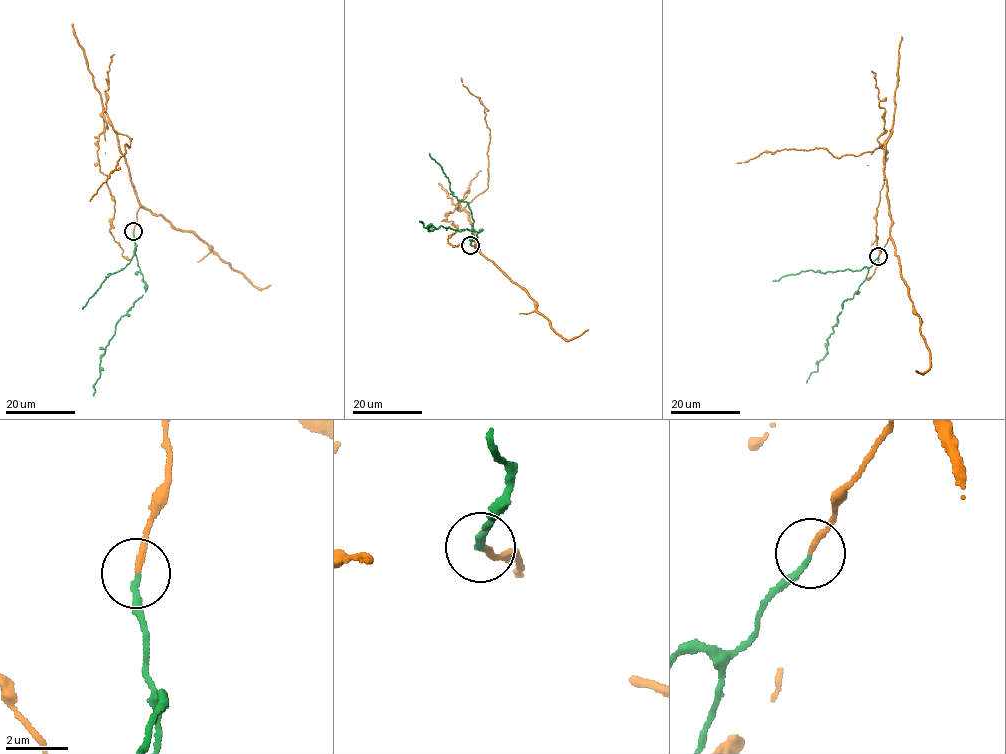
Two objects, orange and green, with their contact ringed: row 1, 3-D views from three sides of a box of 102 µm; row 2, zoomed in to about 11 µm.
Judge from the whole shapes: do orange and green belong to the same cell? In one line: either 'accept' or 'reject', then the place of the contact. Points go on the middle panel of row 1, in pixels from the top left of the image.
accept; at (470, 245)

